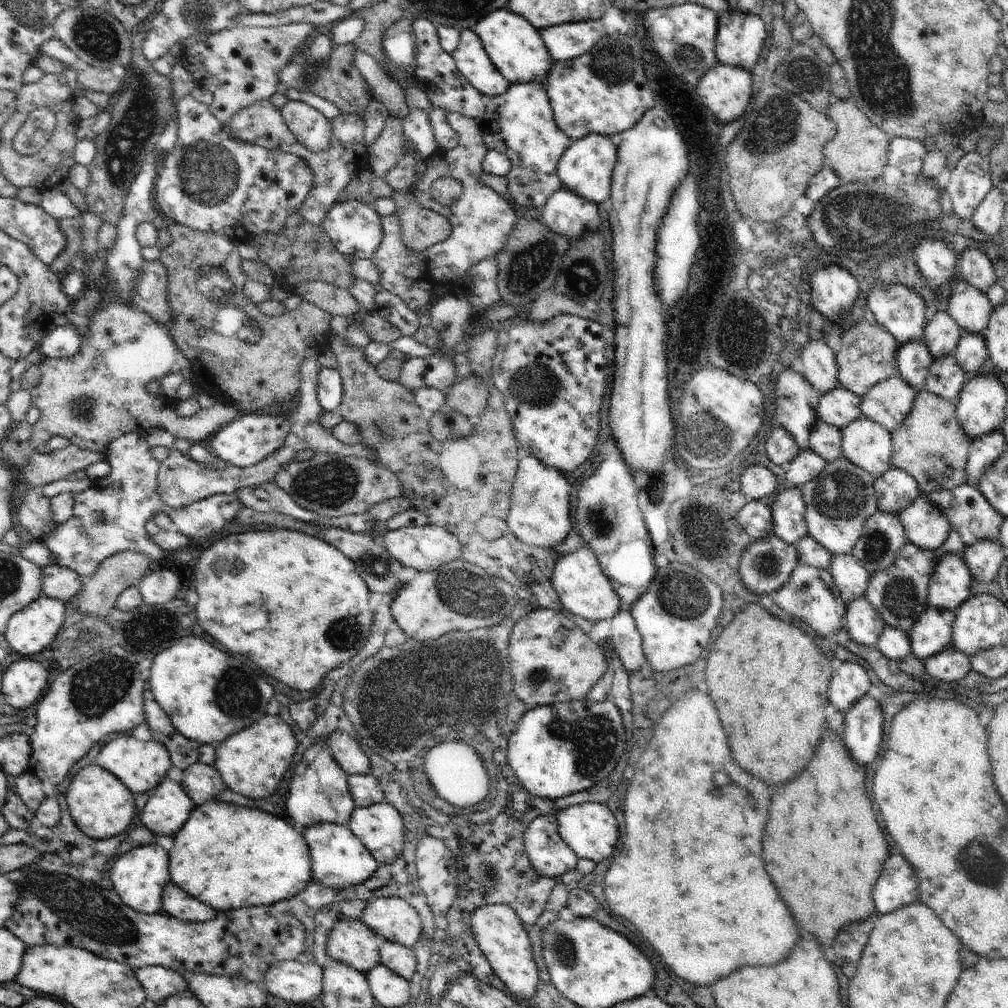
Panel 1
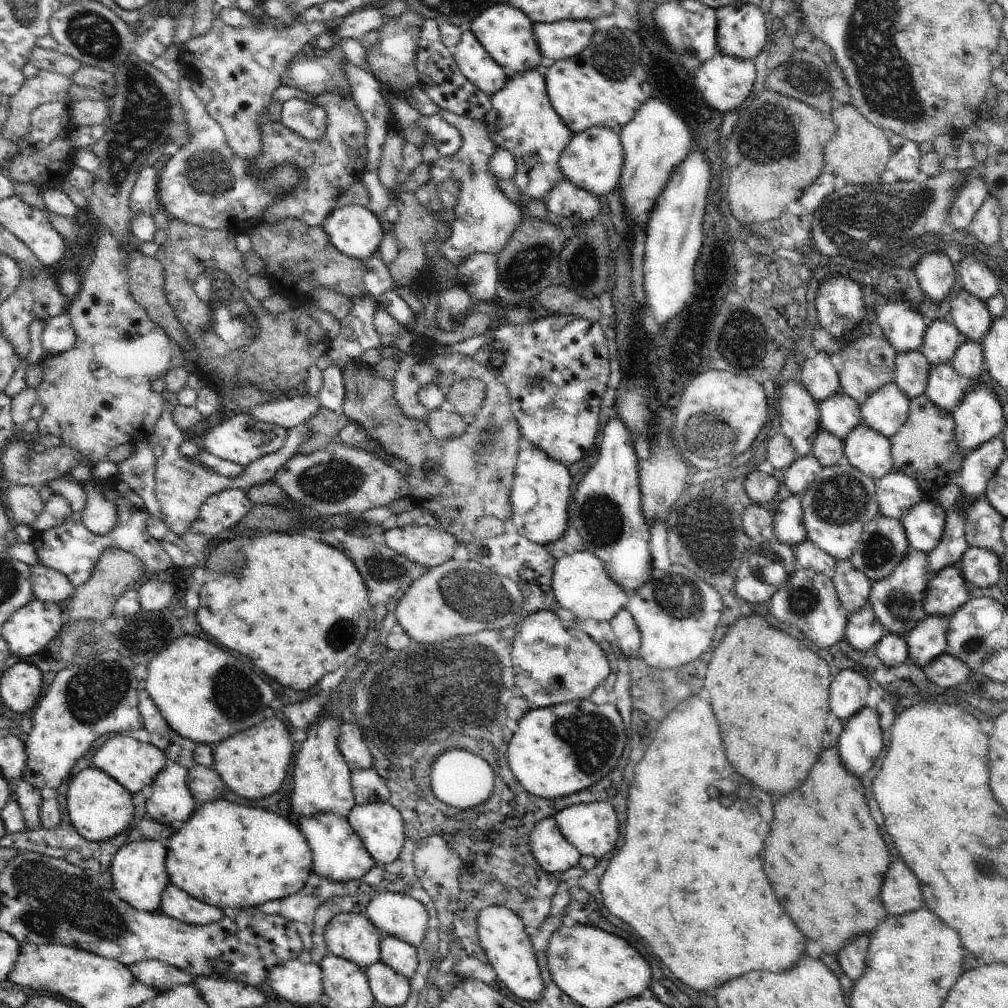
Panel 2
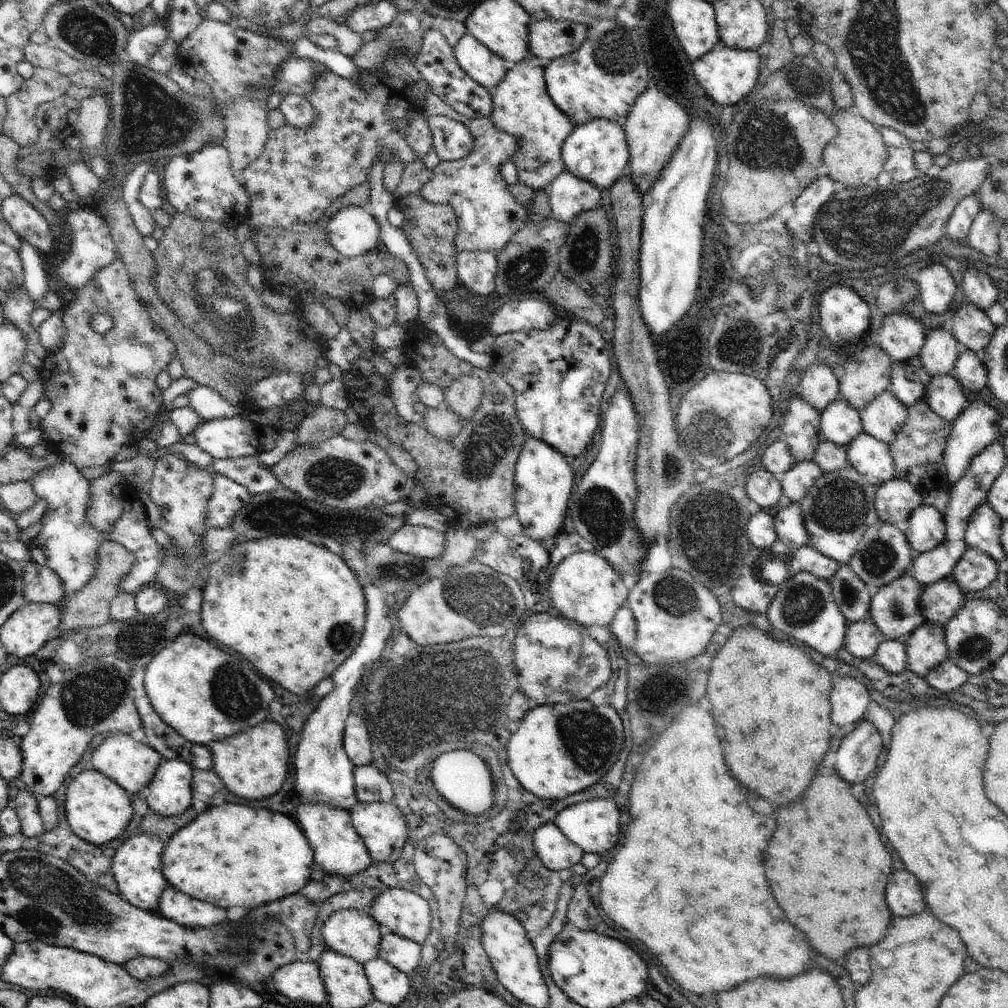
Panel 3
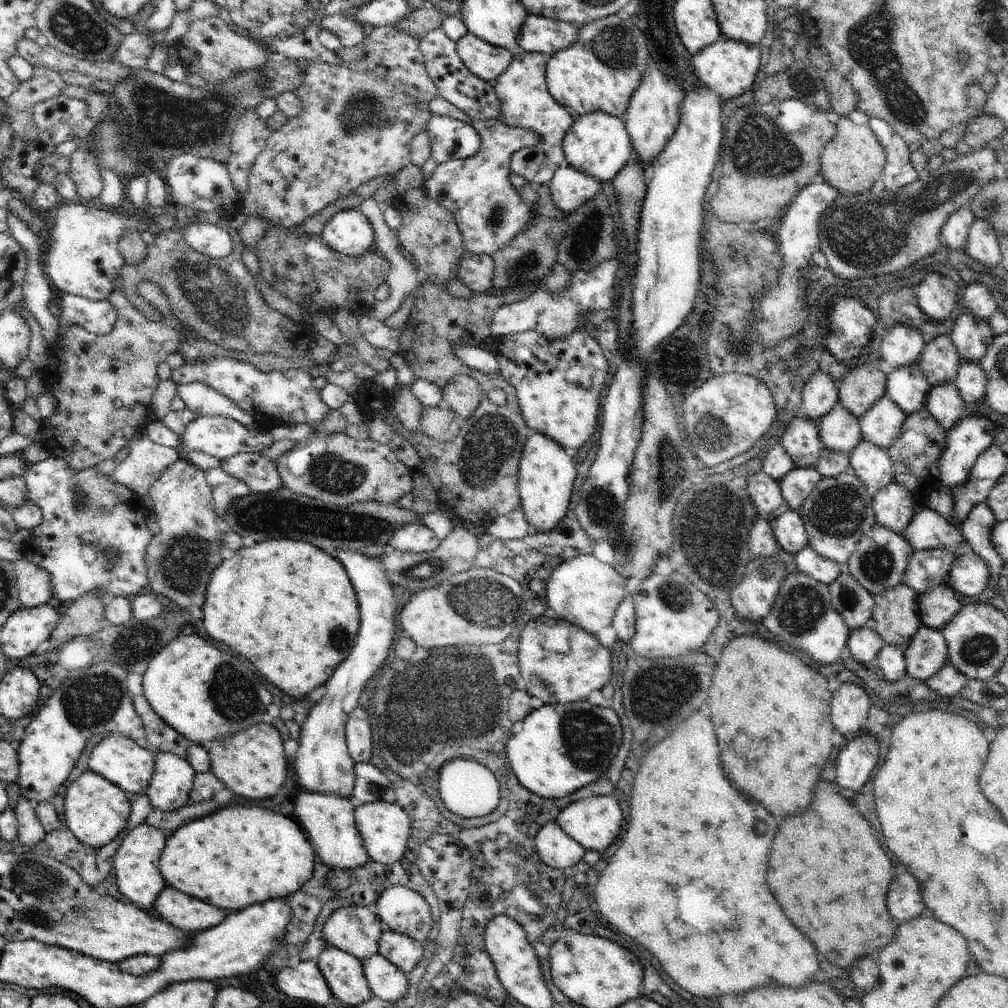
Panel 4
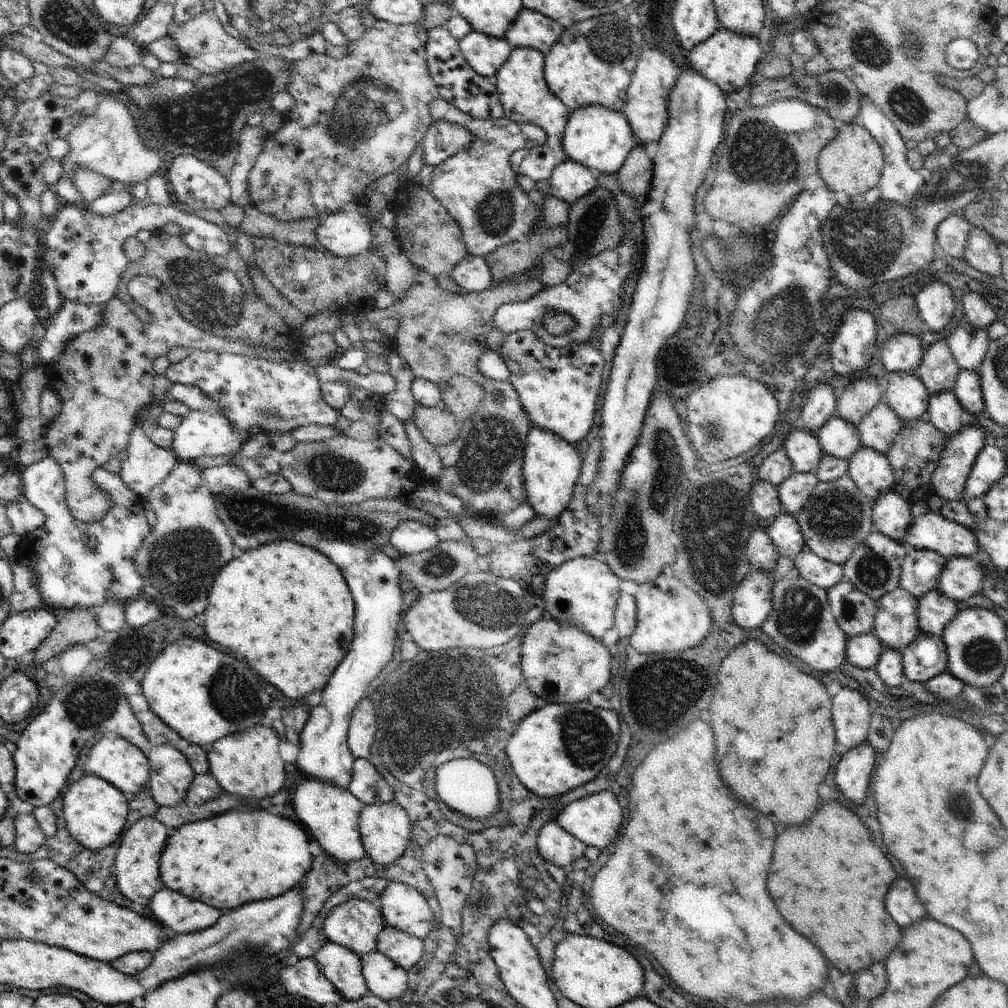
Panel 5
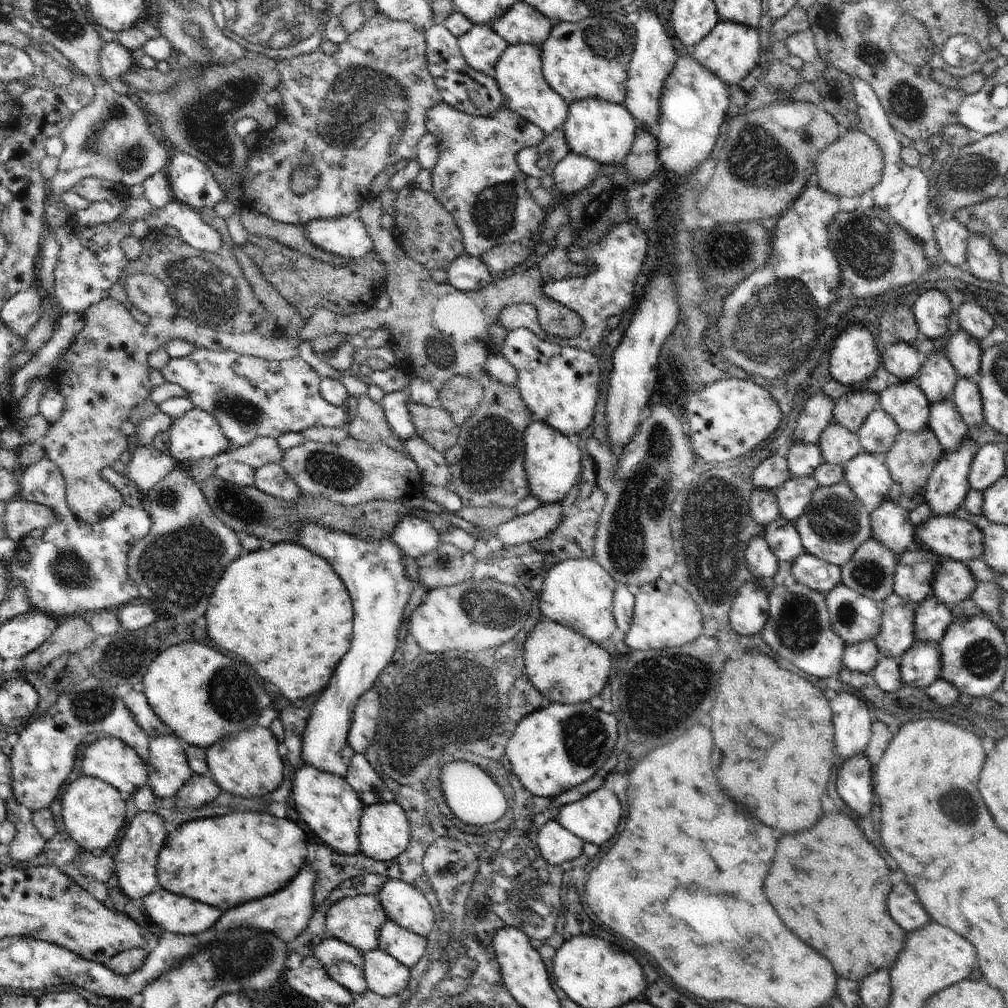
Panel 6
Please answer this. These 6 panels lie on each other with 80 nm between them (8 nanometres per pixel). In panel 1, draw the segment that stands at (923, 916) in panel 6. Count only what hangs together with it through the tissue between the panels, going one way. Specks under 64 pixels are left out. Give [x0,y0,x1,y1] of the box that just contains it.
[874,854,918,914]

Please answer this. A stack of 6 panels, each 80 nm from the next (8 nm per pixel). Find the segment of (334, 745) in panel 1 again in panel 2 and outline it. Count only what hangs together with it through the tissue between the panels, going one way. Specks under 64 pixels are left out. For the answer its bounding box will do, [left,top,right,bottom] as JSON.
[338,720,374,771]

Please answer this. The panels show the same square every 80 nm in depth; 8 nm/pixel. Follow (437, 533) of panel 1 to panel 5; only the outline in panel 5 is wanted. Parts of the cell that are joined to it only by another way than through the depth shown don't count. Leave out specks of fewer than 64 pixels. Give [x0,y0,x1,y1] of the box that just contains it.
[389,521,441,556]

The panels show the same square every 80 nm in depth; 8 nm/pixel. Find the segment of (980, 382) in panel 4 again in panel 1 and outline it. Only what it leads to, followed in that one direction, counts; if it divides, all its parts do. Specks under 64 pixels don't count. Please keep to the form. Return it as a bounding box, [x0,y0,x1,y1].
[954,334,988,374]

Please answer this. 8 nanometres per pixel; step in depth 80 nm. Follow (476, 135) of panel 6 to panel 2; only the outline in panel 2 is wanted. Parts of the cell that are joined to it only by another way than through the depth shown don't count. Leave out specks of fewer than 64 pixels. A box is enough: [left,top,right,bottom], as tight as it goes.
[407,86,526,267]

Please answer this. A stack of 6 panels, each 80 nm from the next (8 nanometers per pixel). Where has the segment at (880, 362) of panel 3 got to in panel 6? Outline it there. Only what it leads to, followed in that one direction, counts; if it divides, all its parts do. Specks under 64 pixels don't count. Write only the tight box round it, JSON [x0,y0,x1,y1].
[832,390,880,434]

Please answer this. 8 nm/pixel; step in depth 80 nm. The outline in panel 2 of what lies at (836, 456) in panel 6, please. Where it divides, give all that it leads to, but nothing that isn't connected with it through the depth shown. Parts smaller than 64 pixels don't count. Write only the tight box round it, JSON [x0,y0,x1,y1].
[819,391,863,440]

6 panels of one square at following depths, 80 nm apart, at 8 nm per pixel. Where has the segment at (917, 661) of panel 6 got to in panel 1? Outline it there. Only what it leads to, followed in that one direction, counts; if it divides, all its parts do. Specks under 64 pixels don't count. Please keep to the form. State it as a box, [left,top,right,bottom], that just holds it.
[909,606,955,659]

